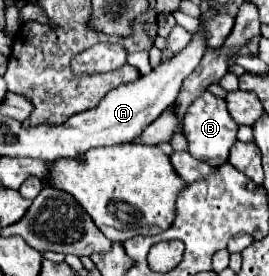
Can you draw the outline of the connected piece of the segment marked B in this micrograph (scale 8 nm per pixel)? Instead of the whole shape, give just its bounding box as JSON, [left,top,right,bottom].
[184,92,238,166]

